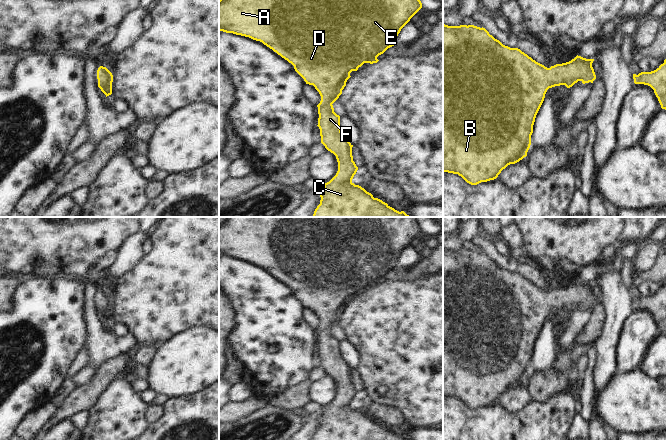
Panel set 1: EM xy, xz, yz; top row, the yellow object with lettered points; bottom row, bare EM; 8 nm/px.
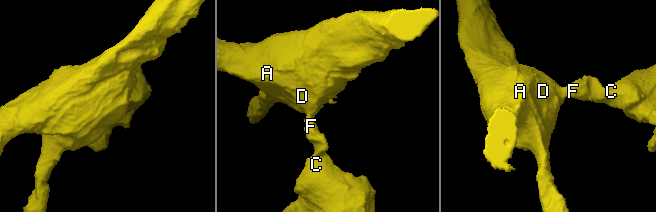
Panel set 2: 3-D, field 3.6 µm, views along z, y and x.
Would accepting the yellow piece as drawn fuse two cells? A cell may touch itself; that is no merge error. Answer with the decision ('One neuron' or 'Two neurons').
One neuron

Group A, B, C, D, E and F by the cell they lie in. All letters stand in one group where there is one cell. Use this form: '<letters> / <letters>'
A B C D E F

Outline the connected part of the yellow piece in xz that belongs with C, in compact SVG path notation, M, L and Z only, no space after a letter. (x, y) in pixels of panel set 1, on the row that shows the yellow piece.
M219 0L219 31L249 37L253 40L262 42L264 45L291 63L294 66L295 71L304 79L306 84L313 85L321 96L321 101L317 105L319 114L317 126L320 129L321 143L328 151L336 156L338 162L338 171L329 182L323 183L324 188L320 193L320 204L315 209L312 217L411 217L404 211L399 212L382 200L374 198L371 193L352 182L352 179L358 170L358 167L353 161L353 145L342 134L340 129L340 116L334 112L332 104L342 94L342 90L346 86L347 80L351 77L350 73L352 71L357 71L358 68L364 63L377 63L379 61L377 59L379 55L383 54L388 48L397 45L397 36L401 29L421 8L422 3L420 0Z

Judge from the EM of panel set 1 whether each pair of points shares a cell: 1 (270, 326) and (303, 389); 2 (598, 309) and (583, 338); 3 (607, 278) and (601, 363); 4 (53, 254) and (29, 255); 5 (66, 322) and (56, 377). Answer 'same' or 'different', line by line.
1: different
2: same
3: same
4: same
5: same

